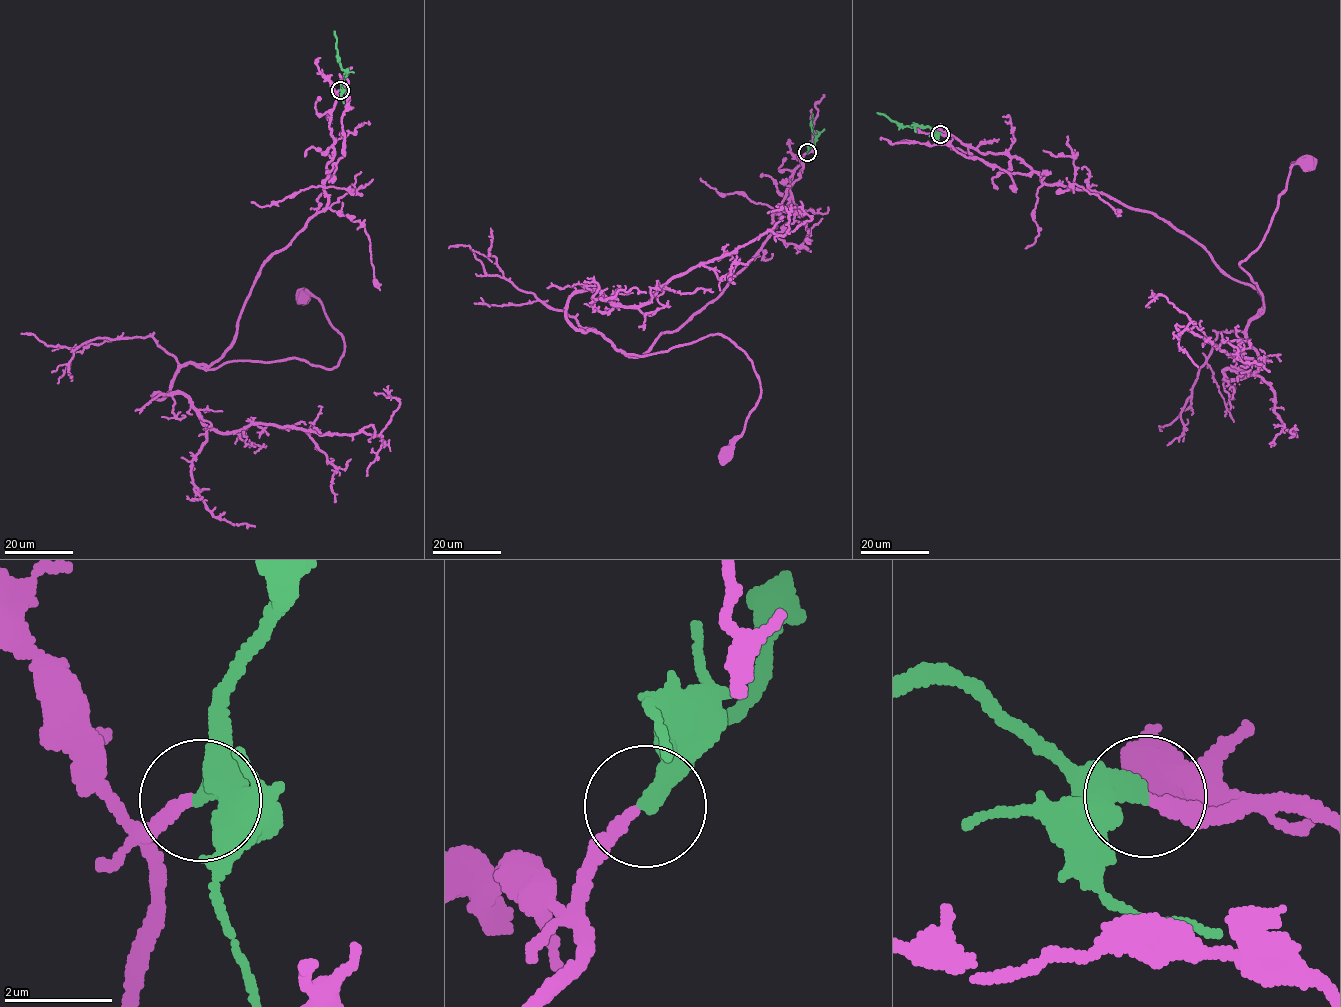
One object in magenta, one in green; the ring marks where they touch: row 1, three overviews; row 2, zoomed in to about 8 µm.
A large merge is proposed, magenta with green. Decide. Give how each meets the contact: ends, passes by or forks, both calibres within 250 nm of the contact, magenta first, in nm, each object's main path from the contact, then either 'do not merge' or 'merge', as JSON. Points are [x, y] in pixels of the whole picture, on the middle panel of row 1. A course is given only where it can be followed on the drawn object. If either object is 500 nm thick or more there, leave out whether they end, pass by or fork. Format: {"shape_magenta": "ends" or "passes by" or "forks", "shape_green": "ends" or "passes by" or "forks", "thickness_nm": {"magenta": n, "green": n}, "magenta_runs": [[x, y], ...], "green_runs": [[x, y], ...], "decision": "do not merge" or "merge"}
{"shape_magenta": "ends", "shape_green": "ends", "thickness_nm": {"magenta": 220, "green": 360}, "magenta_runs": [[807, 152], [748, 265], [646, 353], [624, 353], [717, 334], [743, 350], [761, 395], [722, 455]], "green_runs": [[807, 152], [814, 143], [815, 135], [812, 114]], "decision": "do not merge"}

